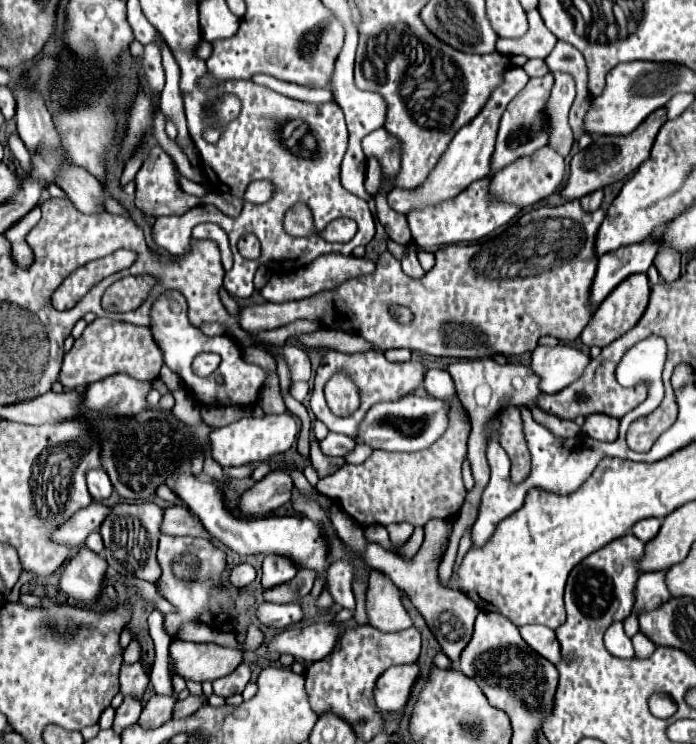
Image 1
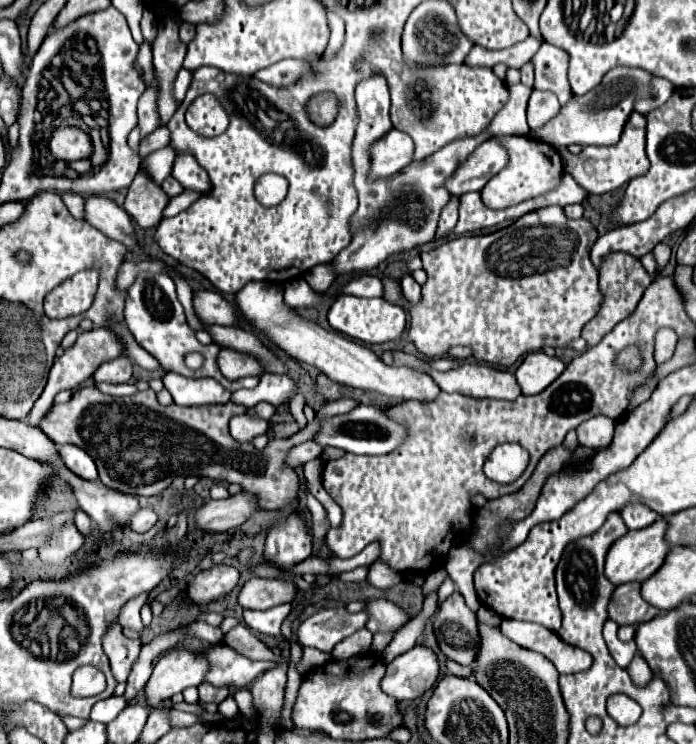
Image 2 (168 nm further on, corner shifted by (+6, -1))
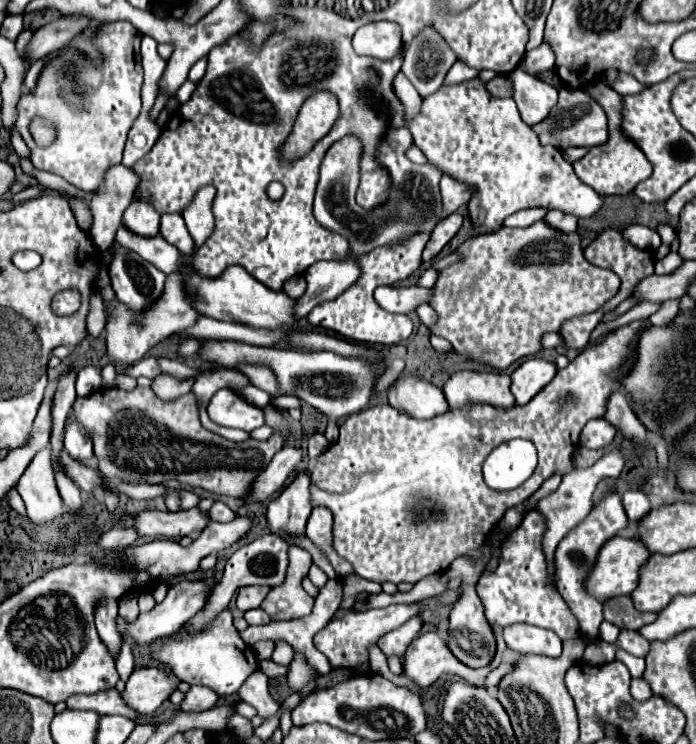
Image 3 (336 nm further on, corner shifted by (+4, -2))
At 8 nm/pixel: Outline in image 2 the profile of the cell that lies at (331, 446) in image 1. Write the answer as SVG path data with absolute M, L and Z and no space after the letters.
M312 440L308 442L302 442L302 444L296 444L294 448L290 448L288 456L286 456L286 464L290 468L296 468L296 466L302 466L306 464L308 460L314 460L322 454L322 446L320 444L312 444Z

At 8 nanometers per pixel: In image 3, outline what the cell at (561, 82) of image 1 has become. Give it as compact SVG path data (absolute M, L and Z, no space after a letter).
M514 69L508 77L514 83L514 101L518 105L522 121L526 125L544 121L558 101L558 89L520 69Z

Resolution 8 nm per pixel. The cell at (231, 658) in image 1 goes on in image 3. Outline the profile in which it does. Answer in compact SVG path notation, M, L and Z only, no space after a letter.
M148 667L136 669L122 693L122 699L140 715L152 715L170 695L178 689L180 679L166 667Z

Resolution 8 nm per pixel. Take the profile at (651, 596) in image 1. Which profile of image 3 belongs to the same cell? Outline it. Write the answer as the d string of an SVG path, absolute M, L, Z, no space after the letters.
M630 595L614 597L604 601L604 619L614 623L620 629L640 629L656 621L656 613L642 613L634 607Z

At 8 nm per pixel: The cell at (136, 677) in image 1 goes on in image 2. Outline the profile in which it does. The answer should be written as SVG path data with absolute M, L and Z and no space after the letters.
M118 622L110 624L110 628L106 630L104 640L102 640L102 648L104 648L104 654L110 660L112 674L118 682L126 682L130 668L132 668L134 660L138 658L140 646L142 644L138 640L128 640L122 634L122 626Z

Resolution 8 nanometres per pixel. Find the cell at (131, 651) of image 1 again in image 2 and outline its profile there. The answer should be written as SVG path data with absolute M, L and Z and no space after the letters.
M140 594L140 596L128 600L128 602L124 604L124 608L120 608L120 618L118 618L118 622L120 622L122 626L128 626L128 628L140 632L140 630L144 628L142 620L140 620L140 608L144 606L146 600L148 600L148 596L144 596L144 594Z

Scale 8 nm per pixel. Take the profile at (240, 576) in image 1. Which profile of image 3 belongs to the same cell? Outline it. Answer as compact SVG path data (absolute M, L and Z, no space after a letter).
M202 577L202 579L196 579L196 581L180 581L176 585L172 585L168 589L168 595L162 603L158 603L150 613L140 613L138 619L134 623L126 623L124 619L118 617L118 631L124 635L128 633L130 637L134 637L138 643L144 643L144 641L152 641L152 639L158 639L158 637L168 637L170 633L174 633L176 629L180 629L190 617L194 617L206 603L210 595L210 585L208 581Z

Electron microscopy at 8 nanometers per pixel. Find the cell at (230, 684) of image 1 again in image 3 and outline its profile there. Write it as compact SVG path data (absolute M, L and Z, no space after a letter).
M190 687L190 691L186 693L186 699L182 701L180 709L186 713L200 713L200 711L208 711L216 705L218 695L208 689L208 687Z

